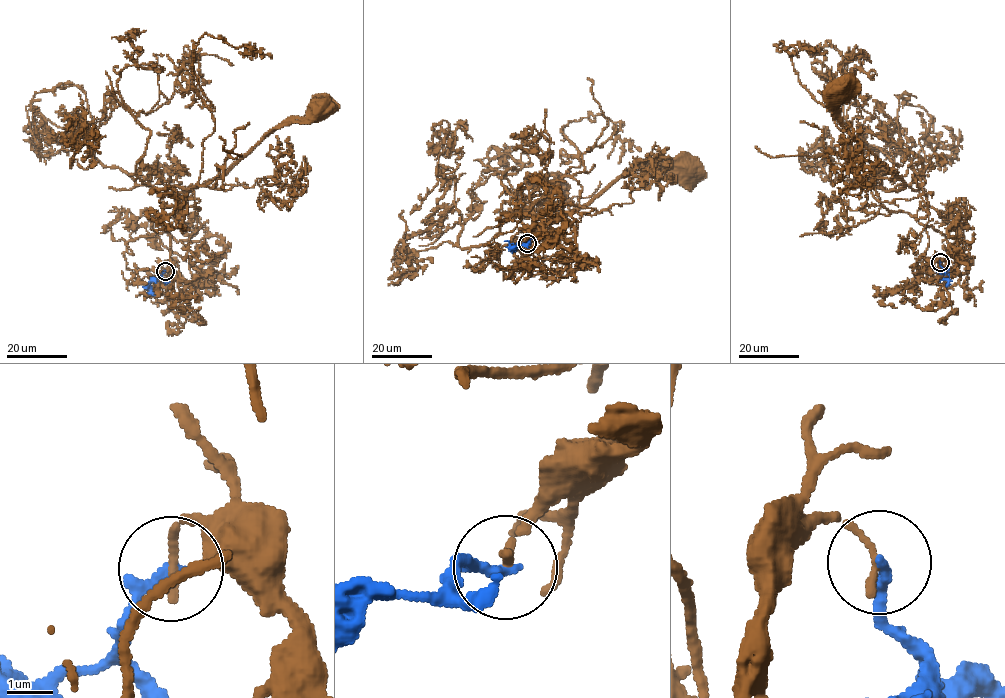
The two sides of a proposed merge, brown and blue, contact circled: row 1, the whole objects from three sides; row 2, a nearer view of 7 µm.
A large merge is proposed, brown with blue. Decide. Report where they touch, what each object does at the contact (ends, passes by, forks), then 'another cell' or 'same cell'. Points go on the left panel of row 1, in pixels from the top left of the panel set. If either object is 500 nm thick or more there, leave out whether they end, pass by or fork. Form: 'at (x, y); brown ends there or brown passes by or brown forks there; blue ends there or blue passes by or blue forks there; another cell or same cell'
at (165, 271); brown ends there; blue ends there; another cell

